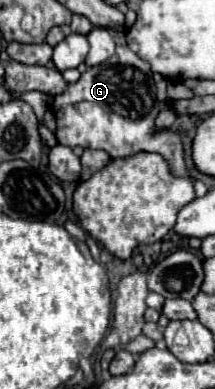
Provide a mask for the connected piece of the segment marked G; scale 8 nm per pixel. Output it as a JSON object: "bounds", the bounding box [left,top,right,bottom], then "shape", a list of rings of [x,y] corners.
{"bounds":[51,46,187,174],"shape":[[[117,46],[117,52],[109,60],[87,68],[75,84],[67,84],[61,94],[53,96],[51,110],[57,118],[57,142],[63,146],[99,148],[111,158],[125,158],[139,150],[159,152],[171,164],[173,174],[187,174],[179,134],[155,130],[161,104],[155,96],[153,72],[149,64],[127,46]]]}

